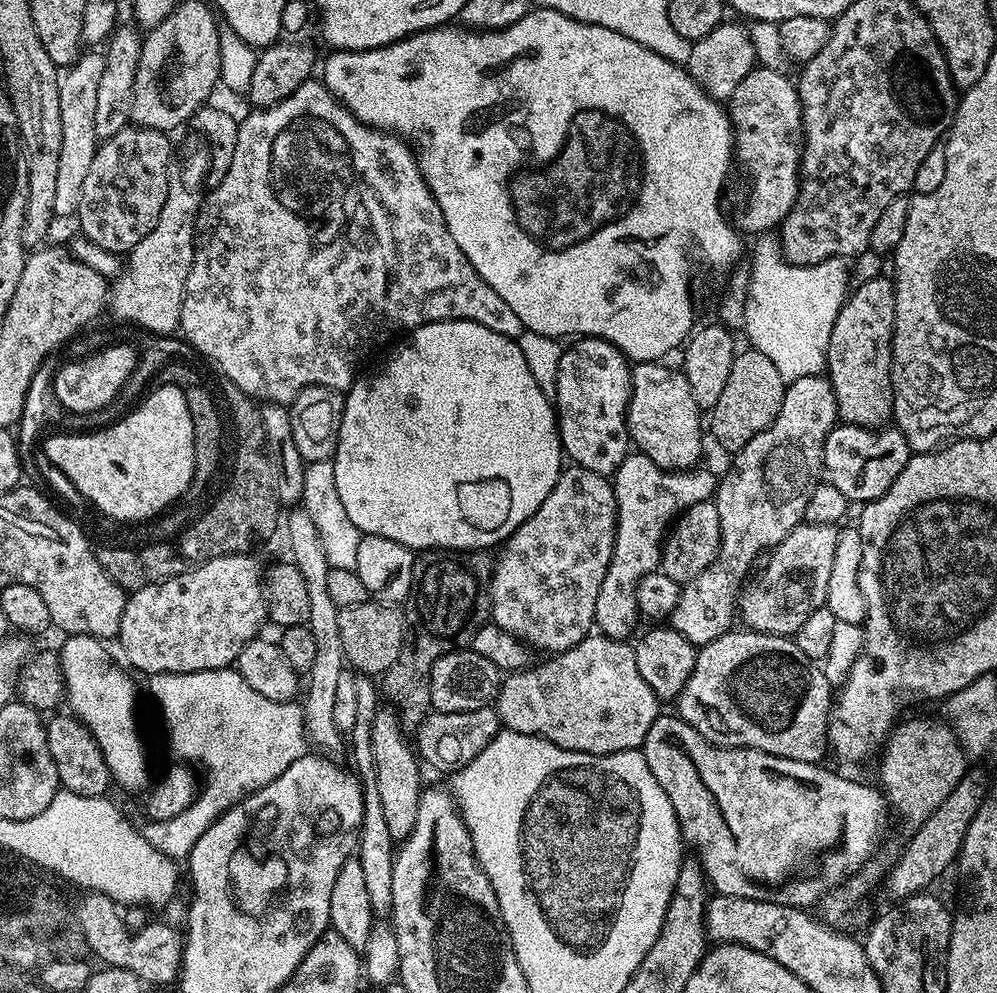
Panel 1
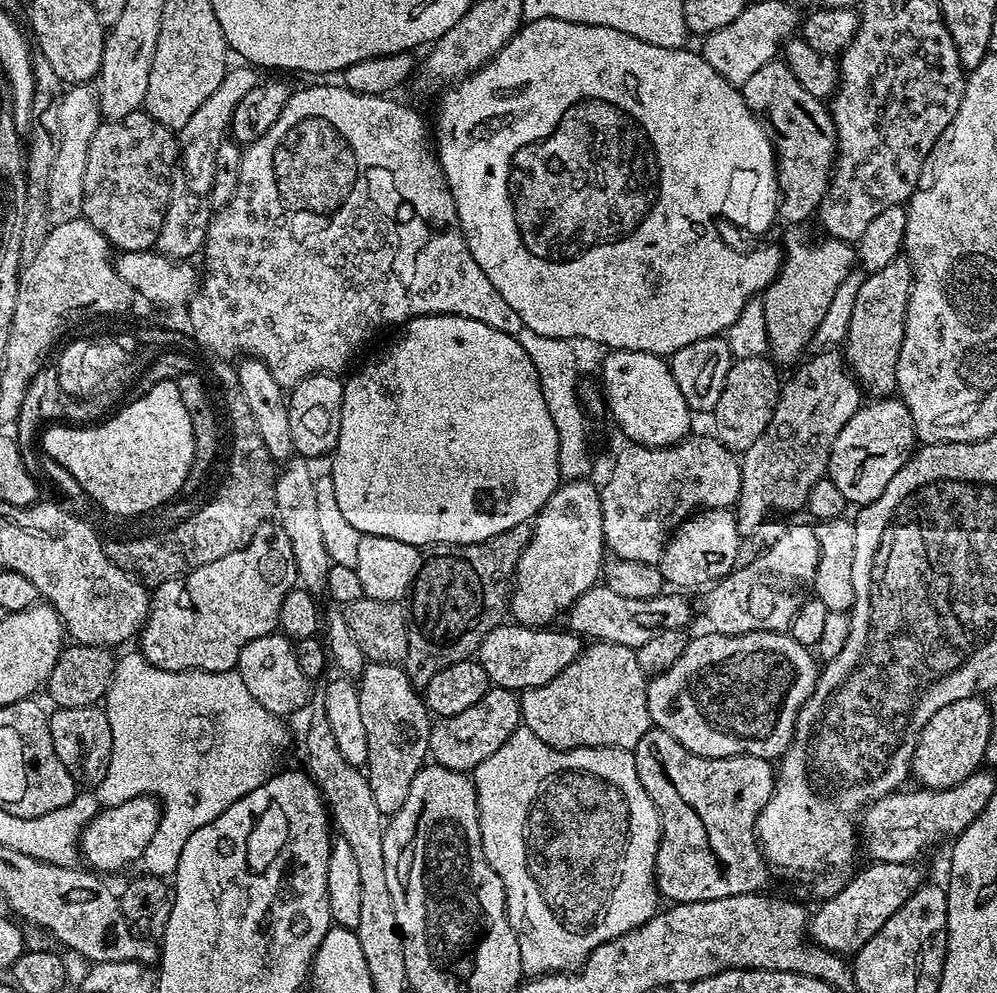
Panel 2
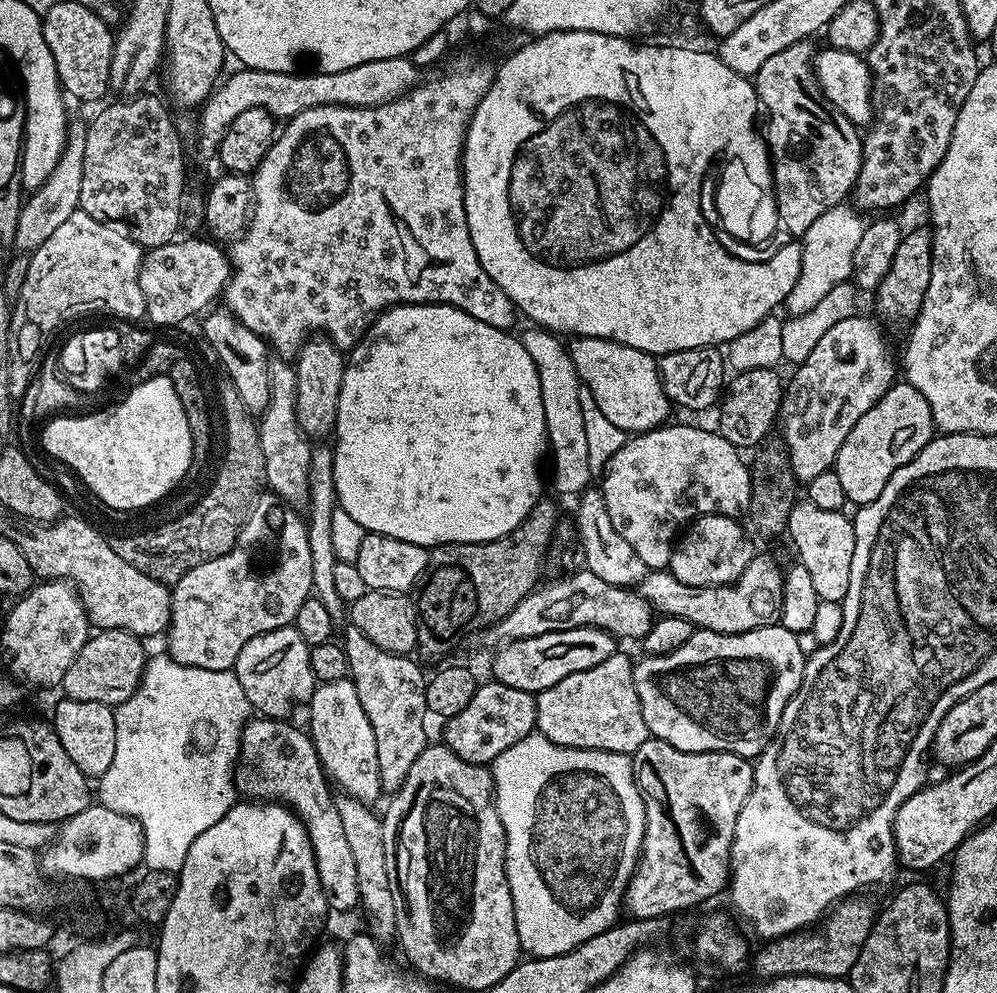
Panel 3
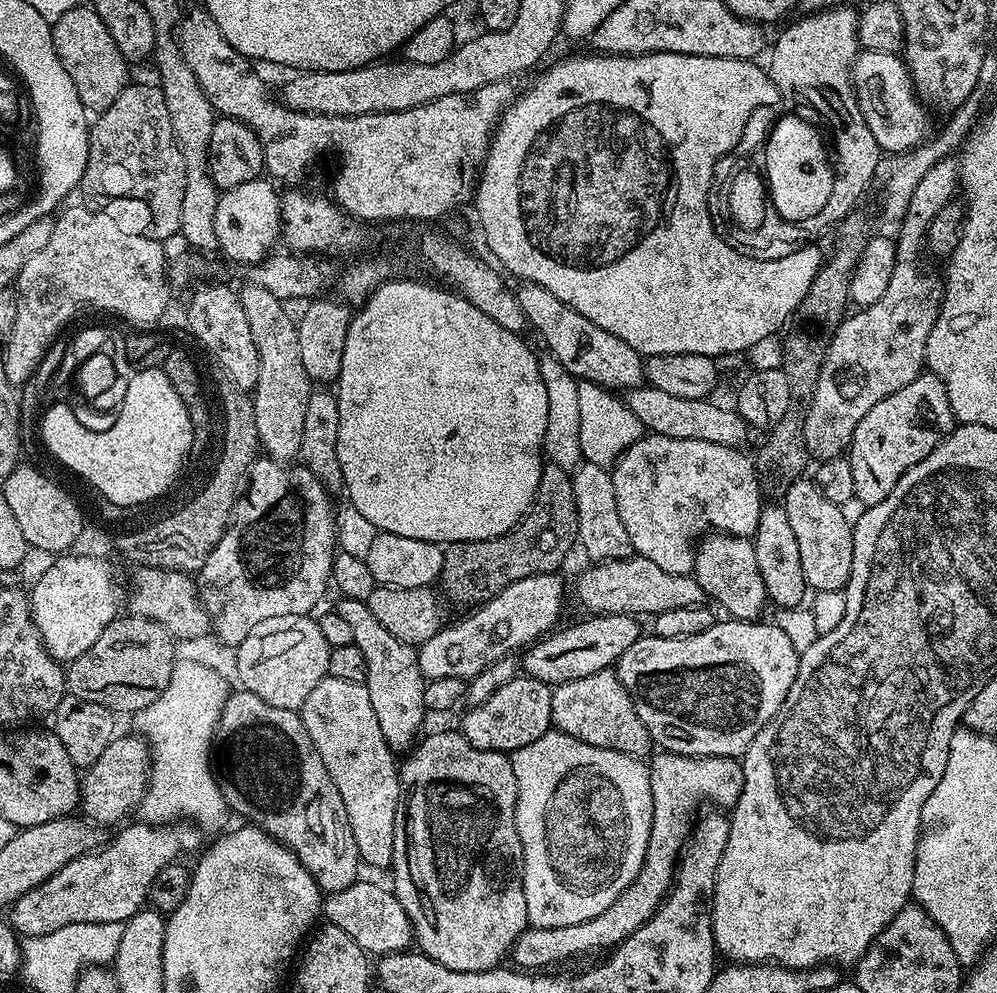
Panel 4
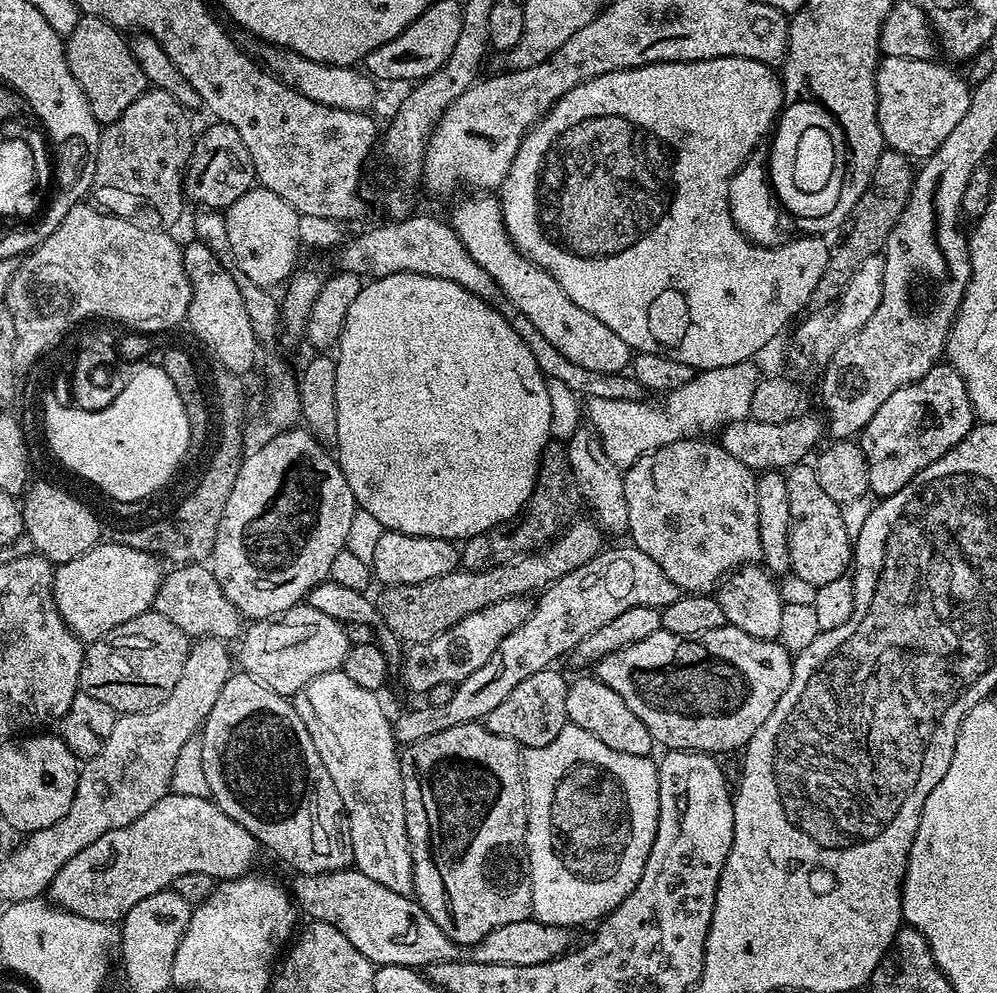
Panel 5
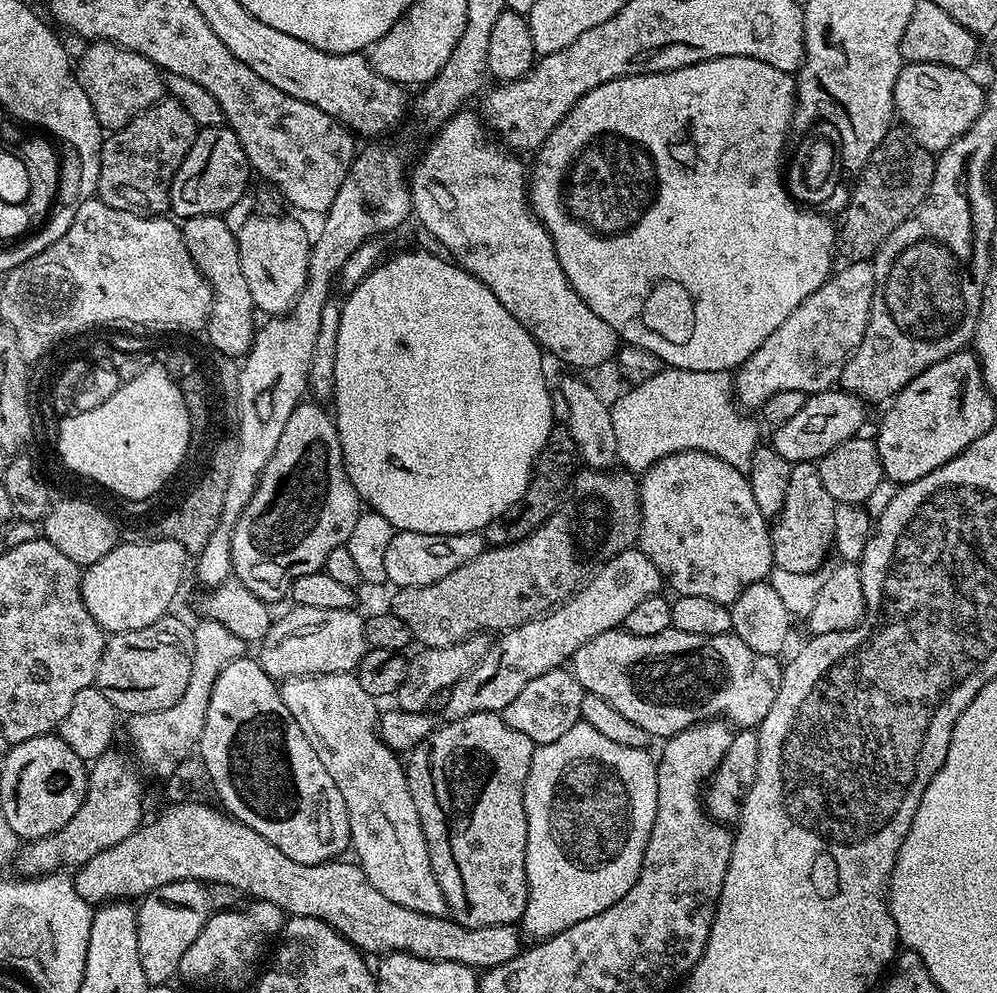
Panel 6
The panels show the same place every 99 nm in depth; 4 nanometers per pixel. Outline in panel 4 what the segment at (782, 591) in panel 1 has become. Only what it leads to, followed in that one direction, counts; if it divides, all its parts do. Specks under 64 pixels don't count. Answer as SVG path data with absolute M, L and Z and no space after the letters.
M638 555L627 560L601 560L593 563L576 580L576 600L588 614L655 614L662 610L679 610L681 606L704 604L706 597L695 575L666 574L655 562Z

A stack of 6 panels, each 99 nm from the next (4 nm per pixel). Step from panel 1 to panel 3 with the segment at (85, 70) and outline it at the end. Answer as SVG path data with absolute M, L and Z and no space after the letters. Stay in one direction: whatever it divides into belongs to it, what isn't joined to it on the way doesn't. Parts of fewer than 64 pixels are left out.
M73 119L68 125L66 142L62 154L58 158L58 166L50 170L50 178L40 188L31 193L32 197L23 201L18 214L18 226L16 227L16 238L14 248L17 253L31 254L36 248L46 242L46 238L54 233L54 230L70 218L70 214L77 212L80 206L80 195L82 194L82 162L86 158L86 134L87 123L82 119Z

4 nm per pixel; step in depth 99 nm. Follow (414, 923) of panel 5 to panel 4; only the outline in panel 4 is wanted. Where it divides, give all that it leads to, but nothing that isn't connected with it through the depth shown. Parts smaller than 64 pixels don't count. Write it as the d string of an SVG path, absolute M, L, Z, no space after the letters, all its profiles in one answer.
M360 878L346 886L346 890L327 893L322 900L323 919L338 926L338 930L346 930L364 953L376 958L411 949L414 944L412 923L402 910L402 902L398 902L395 892L385 885L384 888L380 884L367 884Z

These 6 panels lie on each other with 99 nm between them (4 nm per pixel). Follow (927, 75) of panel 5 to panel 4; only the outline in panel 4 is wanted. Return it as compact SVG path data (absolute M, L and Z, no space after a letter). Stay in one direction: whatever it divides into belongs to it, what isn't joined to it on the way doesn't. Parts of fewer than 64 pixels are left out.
M861 51L857 55L855 64L852 65L852 86L856 90L856 103L862 110L862 118L866 118L866 126L870 126L870 134L874 134L874 142L878 142L881 153L911 152L913 148L920 147L929 139L930 133L933 131L932 120L928 117L929 109L917 96L916 88L912 84L912 76L897 53L878 54L877 52Z

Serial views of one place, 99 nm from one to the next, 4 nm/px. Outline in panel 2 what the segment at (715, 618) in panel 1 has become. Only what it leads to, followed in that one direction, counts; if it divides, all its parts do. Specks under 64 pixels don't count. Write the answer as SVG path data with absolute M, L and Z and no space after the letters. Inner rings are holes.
M829 350L809 356L808 361L805 359L799 365L801 368L793 374L792 380L783 381L770 426L766 426L754 446L742 453L740 496L734 505L736 525L742 534L752 532L756 526L769 519L773 515L772 508L776 512L796 512L807 505L810 486L825 479L828 455L834 438L838 438L838 430L842 430L842 426L846 426L846 422L850 422L850 418L854 418L862 406L862 389L839 351ZM597 586L586 590L582 598L578 598L566 613L567 631L575 632L581 638L592 642L605 640L618 646L640 648L654 634L662 630L675 628L687 629L692 620L692 608L688 605L687 595L661 594L654 598L625 598L623 594L614 594L614 590Z

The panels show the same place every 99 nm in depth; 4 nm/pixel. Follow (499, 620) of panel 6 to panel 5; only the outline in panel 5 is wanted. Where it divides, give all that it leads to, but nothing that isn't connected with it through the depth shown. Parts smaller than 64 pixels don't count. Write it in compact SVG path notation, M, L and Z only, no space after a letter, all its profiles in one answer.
M577 519L567 530L560 533L550 544L526 556L519 557L515 562L508 562L500 566L481 568L479 570L457 570L446 574L442 578L430 578L430 582L417 584L394 584L383 589L384 593L378 596L378 607L383 627L389 628L405 645L418 642L430 642L438 634L450 630L454 622L462 622L466 614L474 614L474 610L482 610L499 600L506 600L511 596L527 597L528 592L539 593L548 587L553 580L562 578L562 574L570 574L578 566L590 562L605 547L605 533L591 519Z

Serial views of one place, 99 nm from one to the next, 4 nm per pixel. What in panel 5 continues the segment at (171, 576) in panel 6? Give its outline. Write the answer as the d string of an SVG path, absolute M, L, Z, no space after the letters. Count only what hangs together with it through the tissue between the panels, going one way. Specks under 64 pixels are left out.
M115 542L95 544L86 554L55 569L52 593L56 599L56 609L68 624L68 629L81 640L85 642L97 640L102 634L114 630L114 626L122 626L122 622L130 622L130 618L138 618L138 614L149 611L155 605L162 579L159 563L161 564L161 561L151 552L134 550L130 546L122 546Z

